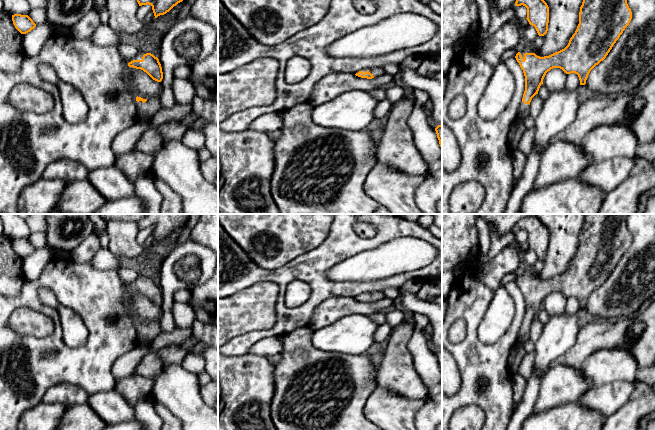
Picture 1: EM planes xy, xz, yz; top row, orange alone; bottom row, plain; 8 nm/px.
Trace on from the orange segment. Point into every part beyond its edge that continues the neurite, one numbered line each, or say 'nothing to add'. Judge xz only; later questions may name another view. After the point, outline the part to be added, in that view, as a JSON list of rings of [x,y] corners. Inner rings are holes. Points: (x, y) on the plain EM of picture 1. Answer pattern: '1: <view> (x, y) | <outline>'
1: xz (376, 296) | [[[383,292],[363,293],[361,295],[363,297],[369,295],[374,301],[379,301],[379,300],[381,300],[381,299],[383,299],[385,297]]]

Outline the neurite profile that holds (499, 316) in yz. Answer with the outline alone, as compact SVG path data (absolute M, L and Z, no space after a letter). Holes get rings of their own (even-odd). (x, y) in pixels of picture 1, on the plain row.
M505 286L494 290L493 299L478 327L480 342L490 345L503 336L512 324L515 302Z

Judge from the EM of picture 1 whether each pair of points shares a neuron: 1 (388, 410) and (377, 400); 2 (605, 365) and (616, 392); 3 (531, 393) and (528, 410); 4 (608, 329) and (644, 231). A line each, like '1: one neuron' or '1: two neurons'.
1: one neuron
2: two neurons
3: one neuron
4: two neurons

